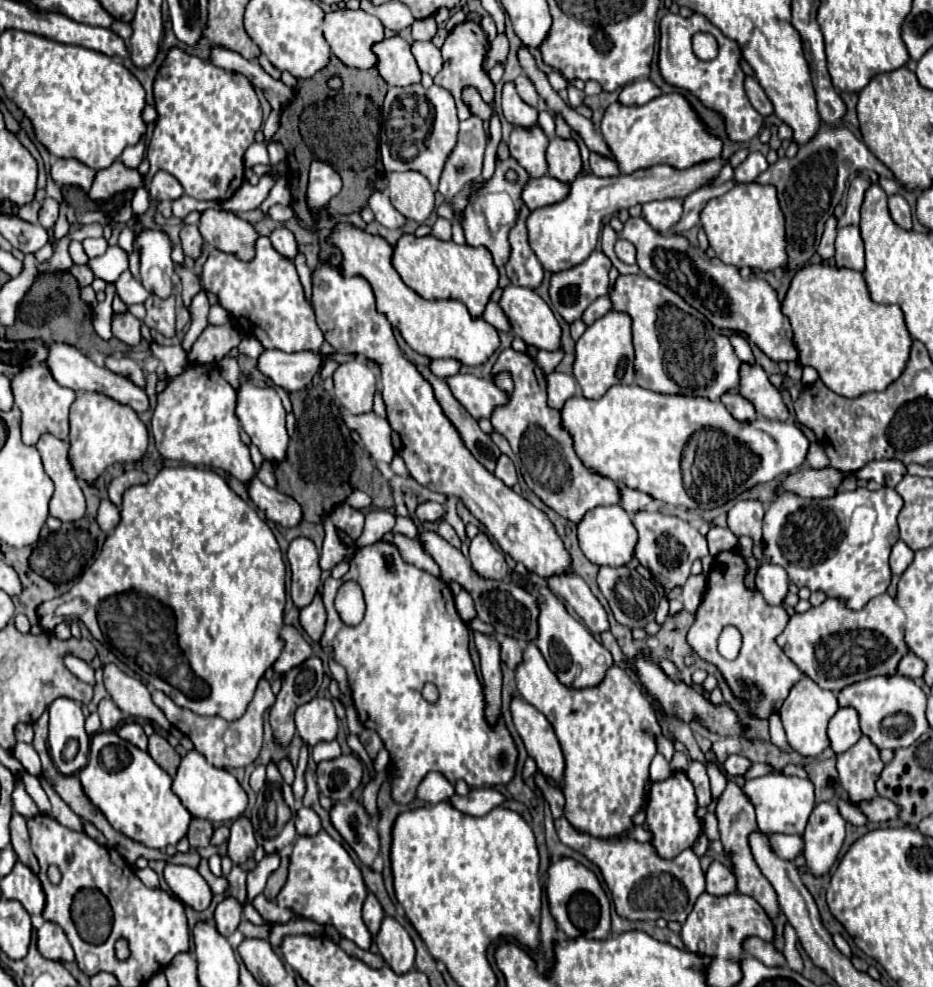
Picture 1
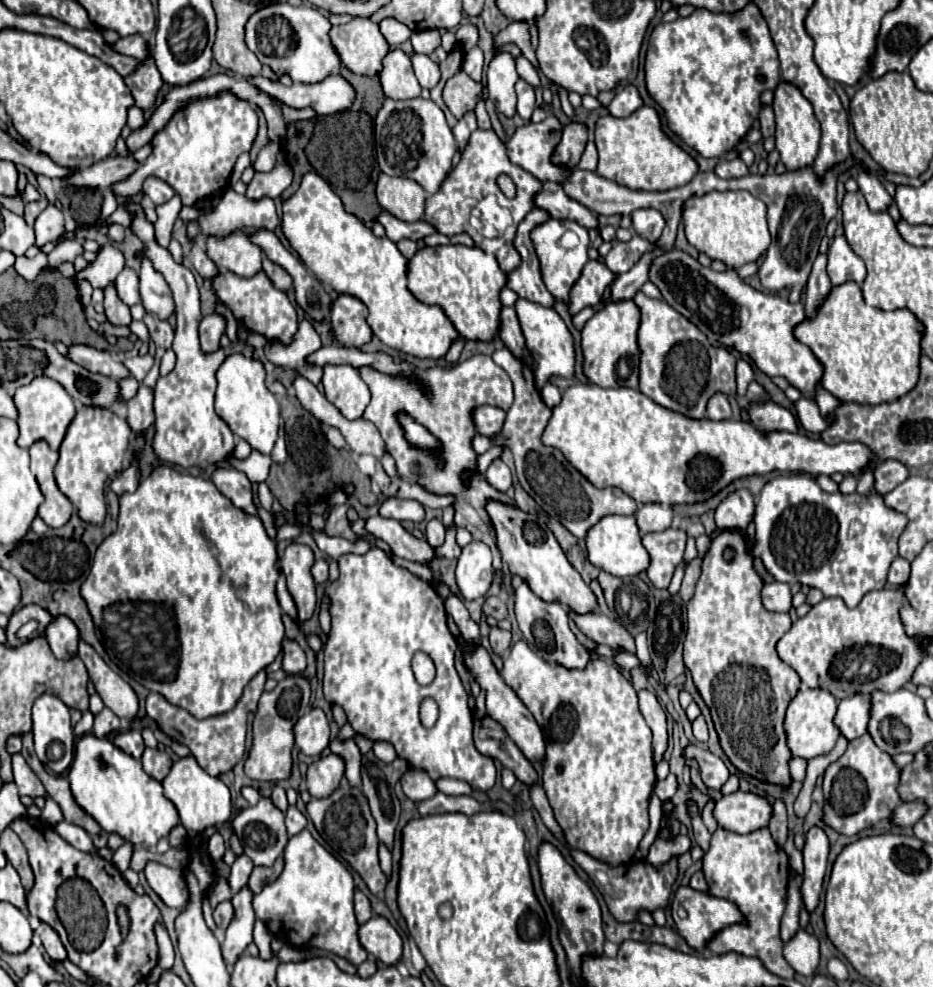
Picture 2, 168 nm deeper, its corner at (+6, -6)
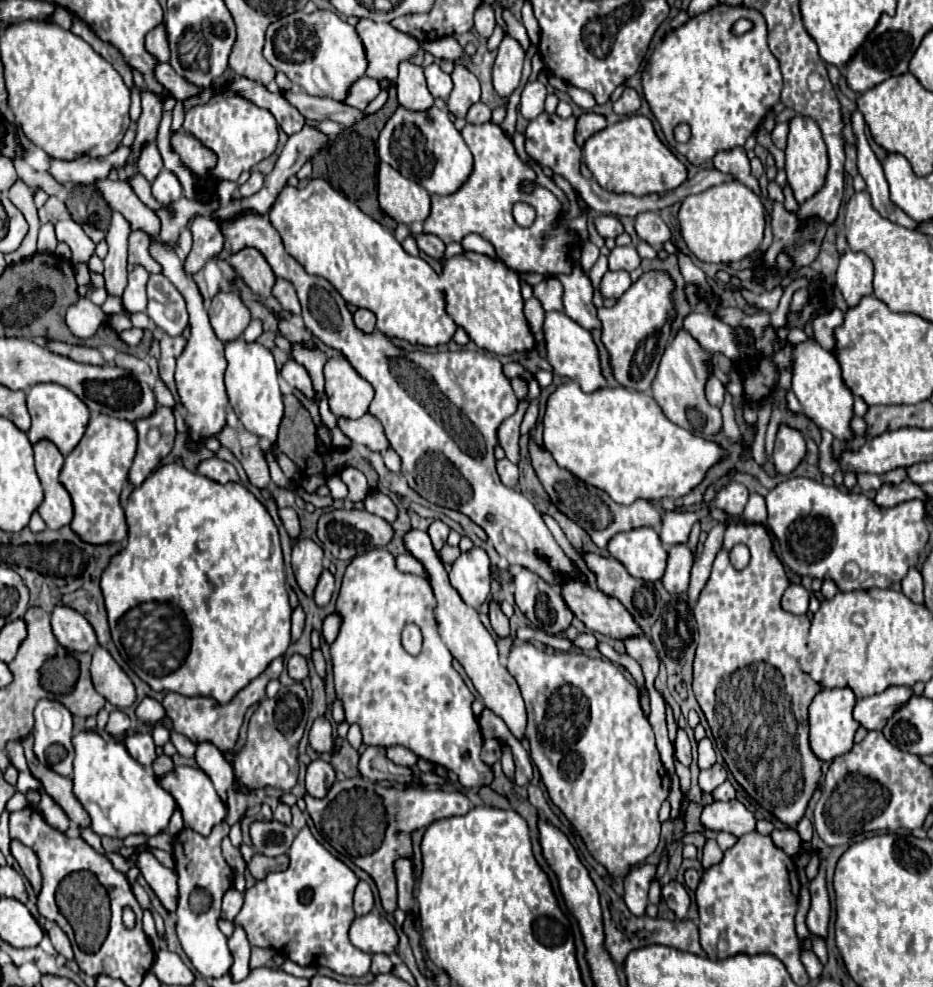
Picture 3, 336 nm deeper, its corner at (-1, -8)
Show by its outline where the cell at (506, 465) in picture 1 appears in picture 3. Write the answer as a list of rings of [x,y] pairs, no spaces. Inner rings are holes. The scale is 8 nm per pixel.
[[[506,458],[498,460],[498,462],[496,462],[496,470],[498,470],[500,480],[502,480],[506,486],[514,488],[514,486],[518,484],[518,466],[512,464],[510,460],[506,460]]]

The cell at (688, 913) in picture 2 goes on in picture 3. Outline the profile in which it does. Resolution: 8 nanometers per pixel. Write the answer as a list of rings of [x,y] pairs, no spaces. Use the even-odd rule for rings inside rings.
[[[672,880],[670,884],[666,884],[666,886],[662,888],[662,894],[664,894],[664,898],[666,898],[668,908],[670,908],[678,918],[686,918],[686,916],[688,916],[688,912],[690,912],[690,896],[688,896],[686,888],[684,888],[680,882]]]

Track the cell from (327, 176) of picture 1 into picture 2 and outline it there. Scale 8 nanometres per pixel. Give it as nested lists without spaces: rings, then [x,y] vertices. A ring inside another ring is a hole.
[[[309,172],[303,176],[303,182],[299,190],[283,202],[283,214],[281,214],[281,232],[289,240],[291,248],[299,254],[301,262],[327,286],[331,286],[337,294],[349,294],[359,298],[367,308],[369,316],[367,322],[373,330],[373,334],[387,346],[401,350],[405,354],[417,356],[417,358],[443,358],[451,346],[451,342],[457,338],[457,330],[453,328],[451,320],[445,316],[445,312],[439,306],[427,306],[421,304],[409,290],[407,290],[407,258],[397,250],[395,242],[389,238],[377,238],[371,228],[367,228],[357,216],[345,212],[343,202],[339,196],[331,190],[331,186],[315,172]]]

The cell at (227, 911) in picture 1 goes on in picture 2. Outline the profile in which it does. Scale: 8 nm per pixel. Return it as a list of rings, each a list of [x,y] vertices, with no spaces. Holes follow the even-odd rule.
[[[229,900],[219,902],[219,904],[217,904],[217,908],[213,910],[213,918],[215,918],[217,928],[225,930],[225,928],[229,926],[231,918],[233,918],[233,906],[231,906],[231,902],[229,902]]]

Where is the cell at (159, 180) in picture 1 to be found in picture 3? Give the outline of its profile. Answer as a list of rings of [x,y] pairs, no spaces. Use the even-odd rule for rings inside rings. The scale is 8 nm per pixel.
[[[162,170],[156,176],[156,180],[152,182],[152,194],[162,206],[166,206],[166,204],[172,204],[174,200],[178,200],[178,196],[182,196],[182,186],[172,172]]]

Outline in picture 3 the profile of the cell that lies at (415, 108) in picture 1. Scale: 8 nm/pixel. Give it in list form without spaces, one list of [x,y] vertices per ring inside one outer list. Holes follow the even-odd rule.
[[[398,106],[398,110],[388,118],[380,132],[378,156],[402,176],[412,178],[414,182],[424,186],[430,194],[442,196],[456,192],[464,184],[472,168],[472,156],[466,142],[450,122],[448,112],[436,106],[422,112],[412,112]]]

